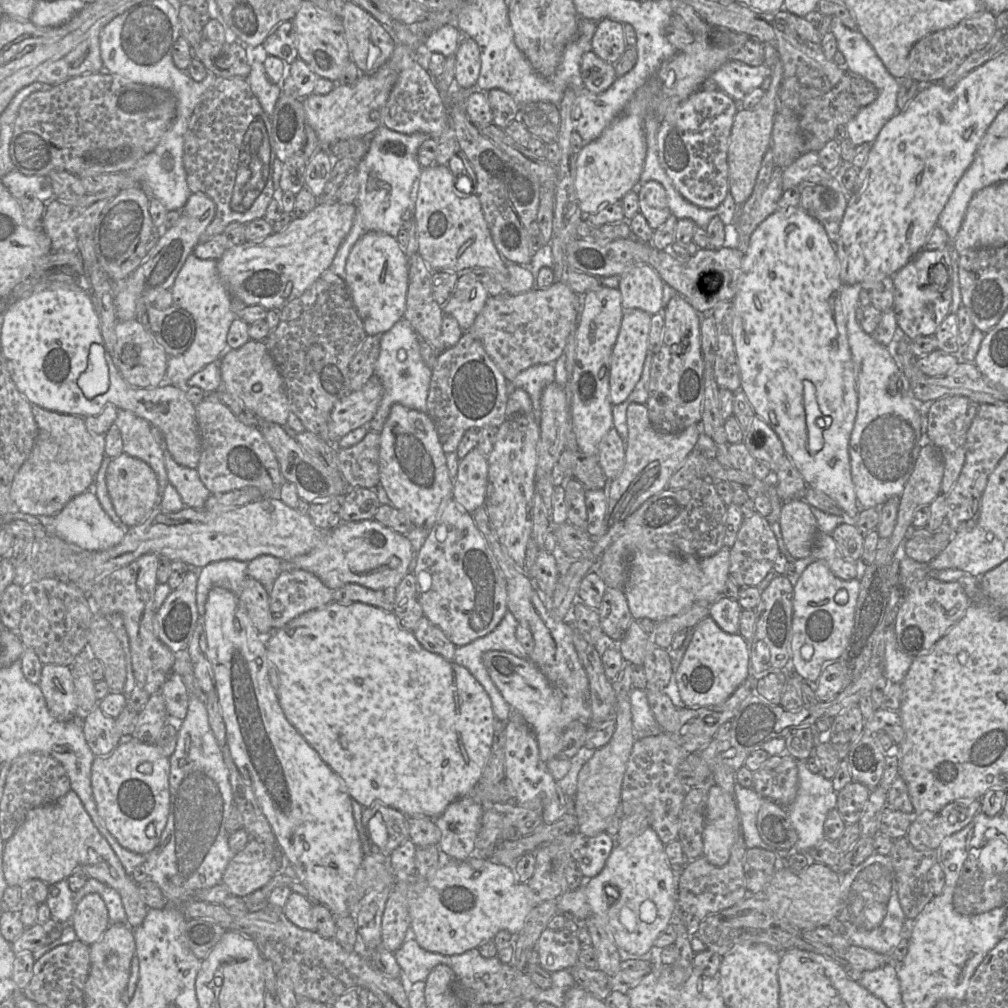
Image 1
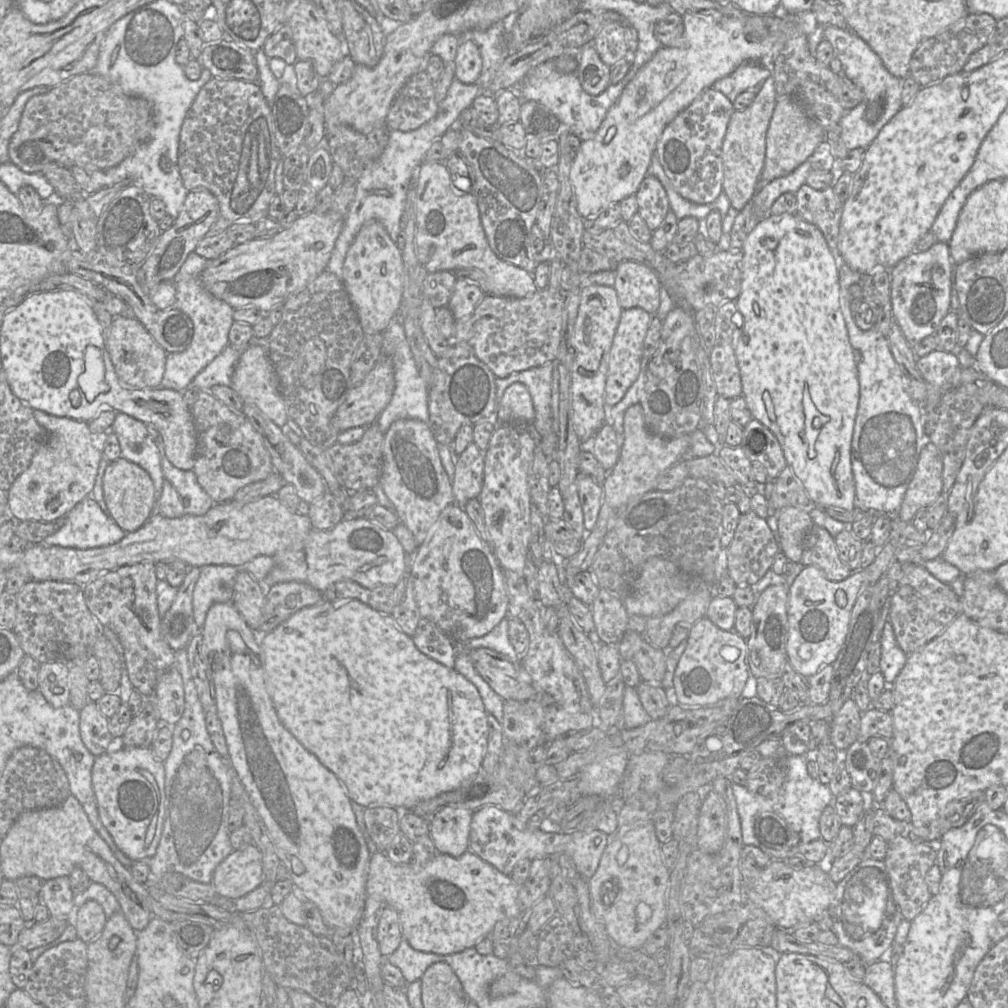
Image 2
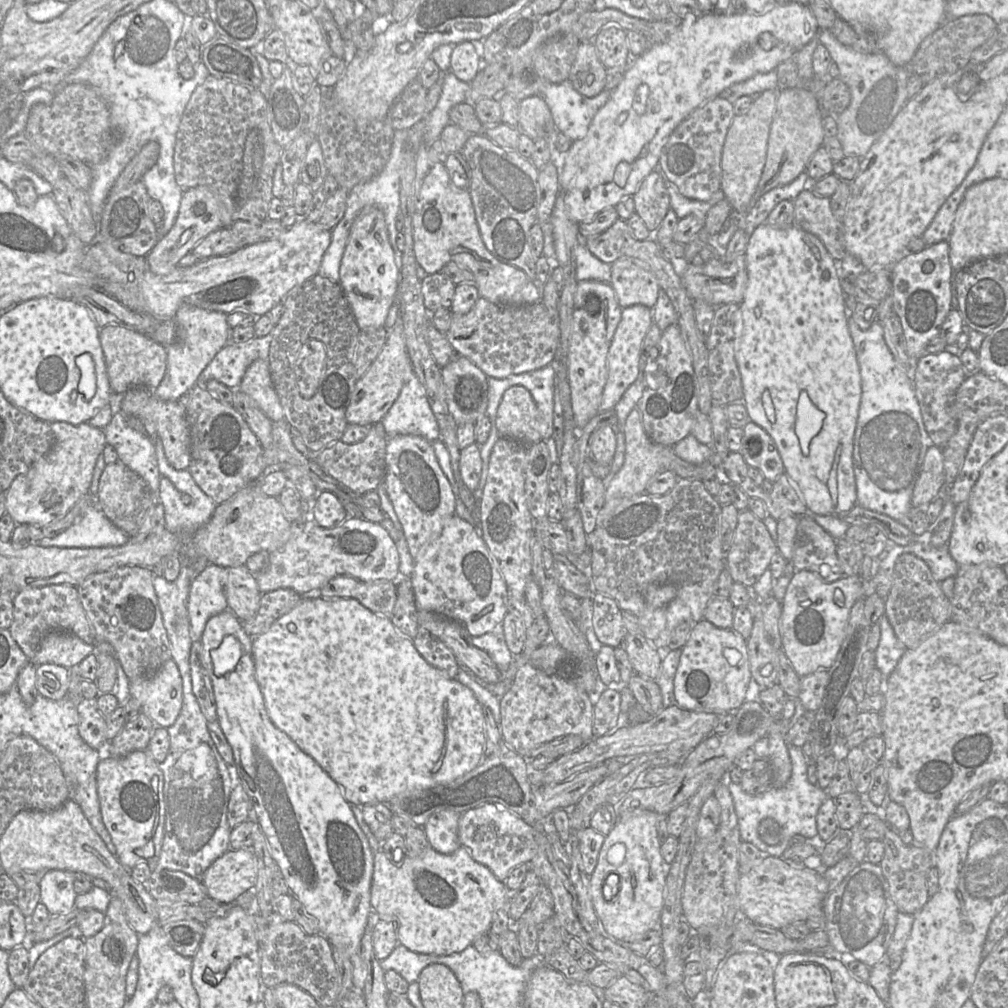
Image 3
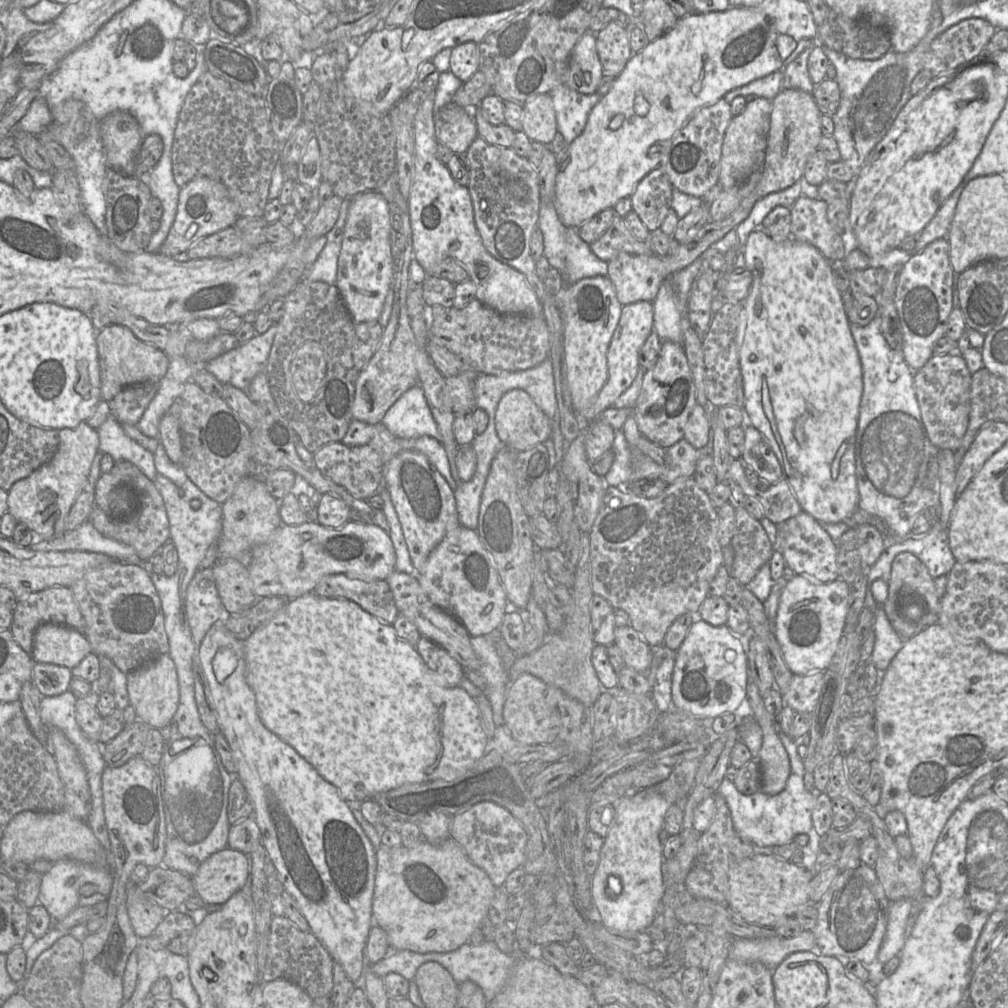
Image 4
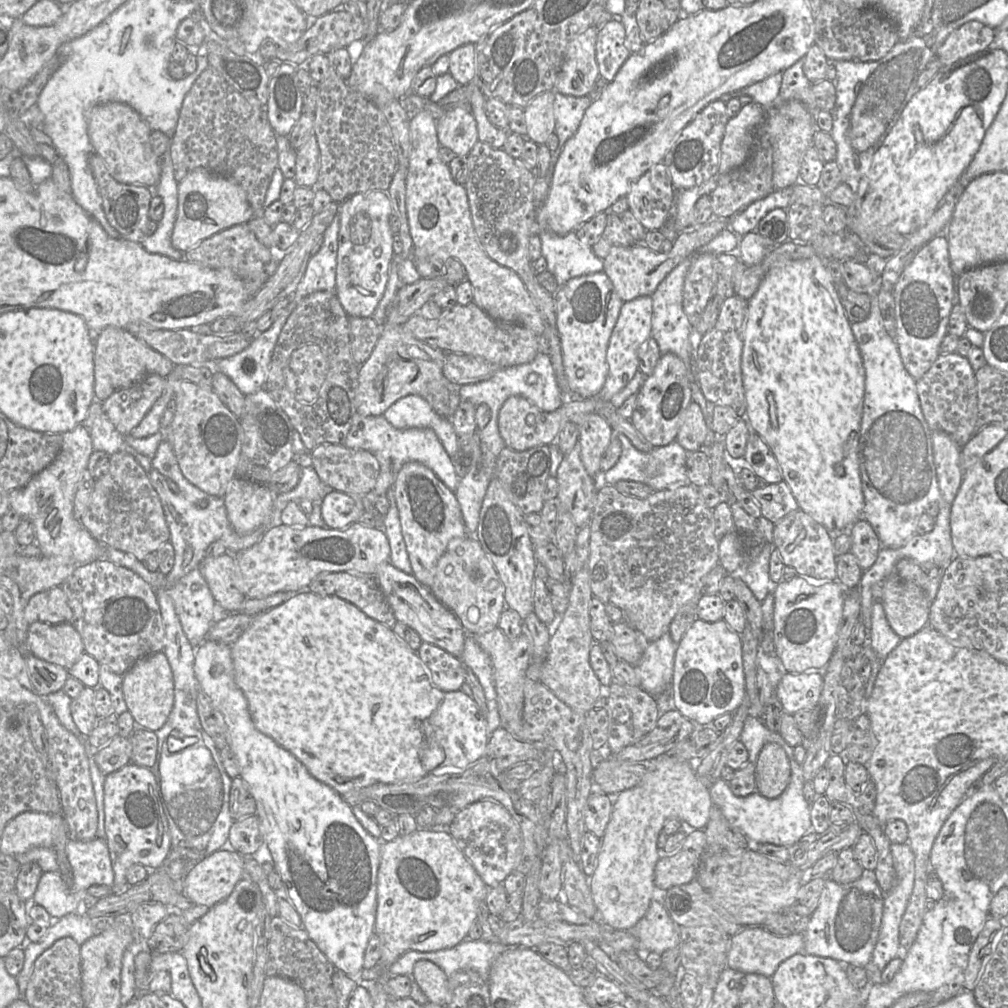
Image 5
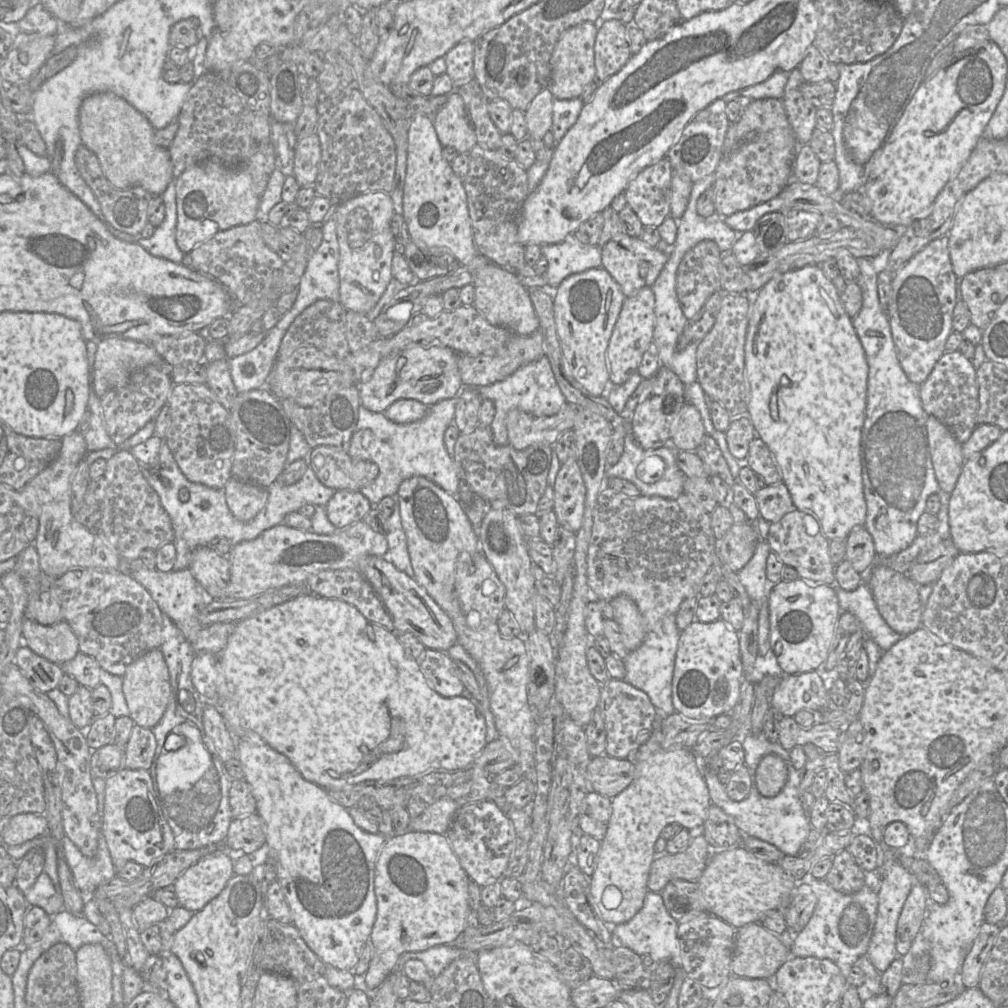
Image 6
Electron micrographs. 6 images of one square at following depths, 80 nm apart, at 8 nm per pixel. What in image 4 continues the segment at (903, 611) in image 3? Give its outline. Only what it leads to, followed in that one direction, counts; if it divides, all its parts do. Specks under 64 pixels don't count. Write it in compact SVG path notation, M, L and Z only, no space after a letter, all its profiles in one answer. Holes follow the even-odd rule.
M910 552L899 553L892 562L888 597L884 603L889 622L896 618L898 601L904 595L917 596L928 613L939 617L941 599L936 594L934 579L926 565Z

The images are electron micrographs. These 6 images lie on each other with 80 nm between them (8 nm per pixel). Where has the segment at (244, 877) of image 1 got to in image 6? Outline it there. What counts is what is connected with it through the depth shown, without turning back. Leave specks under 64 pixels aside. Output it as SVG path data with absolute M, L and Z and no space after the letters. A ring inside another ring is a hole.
M214 851L187 868L173 883L173 891L182 906L196 913L224 889L234 875L235 853Z

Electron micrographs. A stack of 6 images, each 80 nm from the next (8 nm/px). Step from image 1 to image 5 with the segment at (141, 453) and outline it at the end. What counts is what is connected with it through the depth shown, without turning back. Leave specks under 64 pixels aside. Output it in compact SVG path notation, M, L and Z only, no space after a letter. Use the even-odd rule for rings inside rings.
M101 413L89 429L93 449L103 451L108 456L125 451L130 453L144 471L148 474L153 468L150 458L138 453L125 440L125 436L119 433L105 413Z

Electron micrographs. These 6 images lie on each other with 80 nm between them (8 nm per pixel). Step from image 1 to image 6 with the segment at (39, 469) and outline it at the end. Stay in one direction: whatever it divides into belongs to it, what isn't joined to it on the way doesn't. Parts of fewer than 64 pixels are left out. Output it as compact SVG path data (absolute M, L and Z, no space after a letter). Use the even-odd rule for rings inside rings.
M76 430L62 438L62 448L56 459L43 471L32 478L25 486L13 492L14 504L23 508L25 513L39 520L34 545L38 552L40 568L45 576L57 579L75 567L115 569L129 573L129 561L122 558L101 536L88 530L74 517L71 508L71 480L79 462L85 459L88 450L83 434Z

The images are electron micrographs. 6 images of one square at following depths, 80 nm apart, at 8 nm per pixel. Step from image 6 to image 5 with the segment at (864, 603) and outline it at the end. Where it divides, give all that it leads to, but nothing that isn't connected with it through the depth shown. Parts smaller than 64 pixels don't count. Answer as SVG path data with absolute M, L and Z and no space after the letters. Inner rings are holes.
M875 602L872 608L870 645L877 658L884 663L901 640L890 627L882 603Z

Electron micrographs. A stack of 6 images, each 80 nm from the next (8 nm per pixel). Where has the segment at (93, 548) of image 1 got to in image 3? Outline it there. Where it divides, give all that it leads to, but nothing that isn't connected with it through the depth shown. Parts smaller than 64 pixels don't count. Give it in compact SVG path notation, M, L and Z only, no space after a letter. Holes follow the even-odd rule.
M90 505L76 522L59 535L53 538L44 538L38 543L31 544L38 544L42 547L56 546L67 548L115 547L124 545L129 538L130 535L116 527L97 505Z

